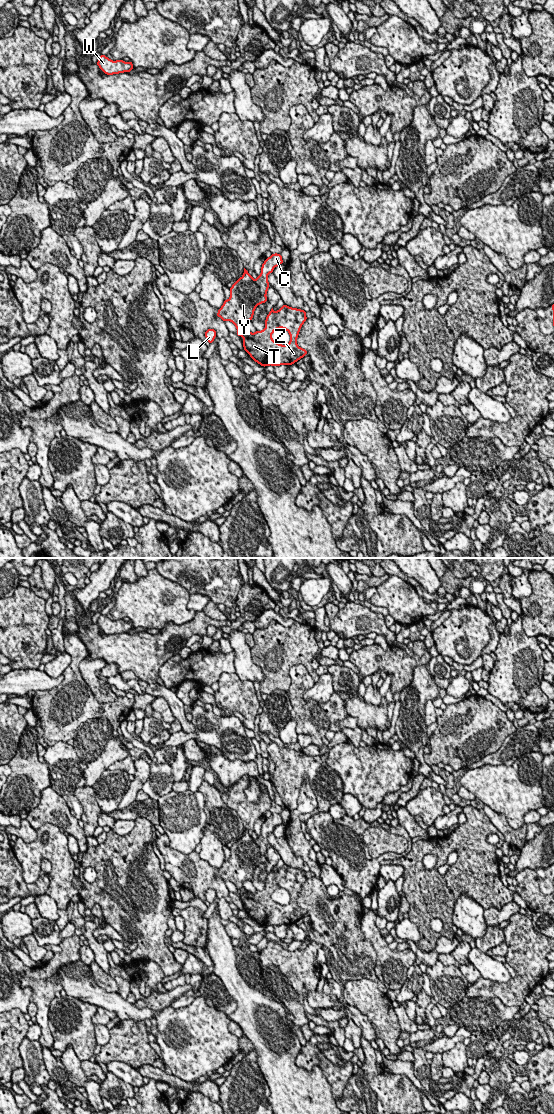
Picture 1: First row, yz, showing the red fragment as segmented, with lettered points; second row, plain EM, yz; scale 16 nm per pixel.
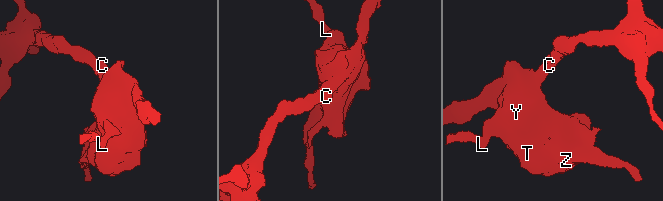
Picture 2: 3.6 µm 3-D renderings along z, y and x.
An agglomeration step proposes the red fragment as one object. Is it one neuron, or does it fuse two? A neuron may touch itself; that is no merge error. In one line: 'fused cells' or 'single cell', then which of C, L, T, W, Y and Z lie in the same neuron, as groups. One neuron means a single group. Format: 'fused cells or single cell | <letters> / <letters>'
single cell | C L T W Y Z

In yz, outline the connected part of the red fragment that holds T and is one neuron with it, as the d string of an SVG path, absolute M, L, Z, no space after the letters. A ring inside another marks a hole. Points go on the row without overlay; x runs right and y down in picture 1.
M280 814L266 818L261 834L256 840L244 828L244 833L230 848L230 858L225 860L216 876L225 882L231 881L237 888L237 895L244 898L244 910L261 926L292 925L307 914L307 910L297 905L301 886L307 880L306 872L284 864L278 871L273 868L265 880L265 889L251 893L243 887L245 881L251 881L255 868L267 862L267 850L270 846L267 836L273 829L283 824ZM283 888L290 894L288 905L281 905L272 899L275 890Z

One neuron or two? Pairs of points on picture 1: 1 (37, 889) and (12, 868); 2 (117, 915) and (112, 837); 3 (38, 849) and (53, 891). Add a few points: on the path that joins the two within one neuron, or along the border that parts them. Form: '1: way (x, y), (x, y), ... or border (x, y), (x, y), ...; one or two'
1: way (30, 889), (14, 875); one
2: way (118, 896), (119, 856); one
3: way (50, 856), (57, 863), (57, 879); one

